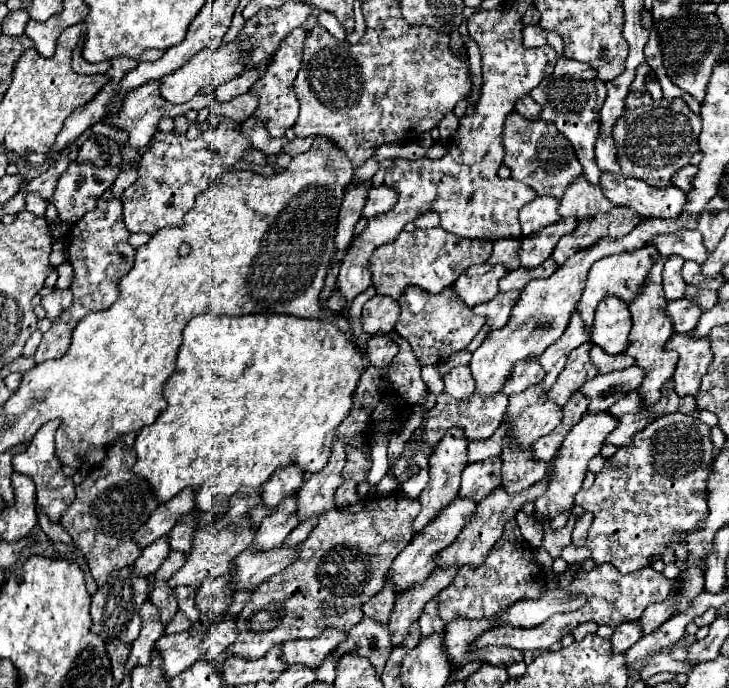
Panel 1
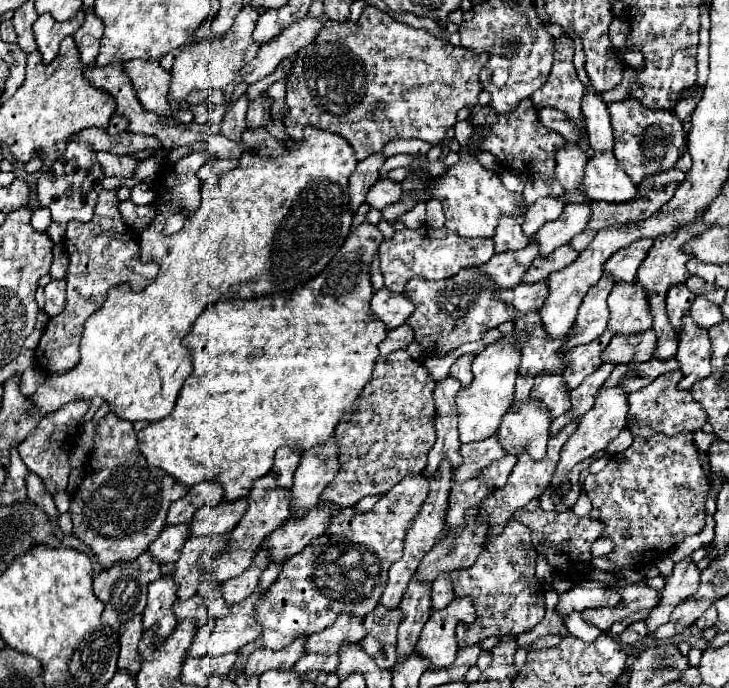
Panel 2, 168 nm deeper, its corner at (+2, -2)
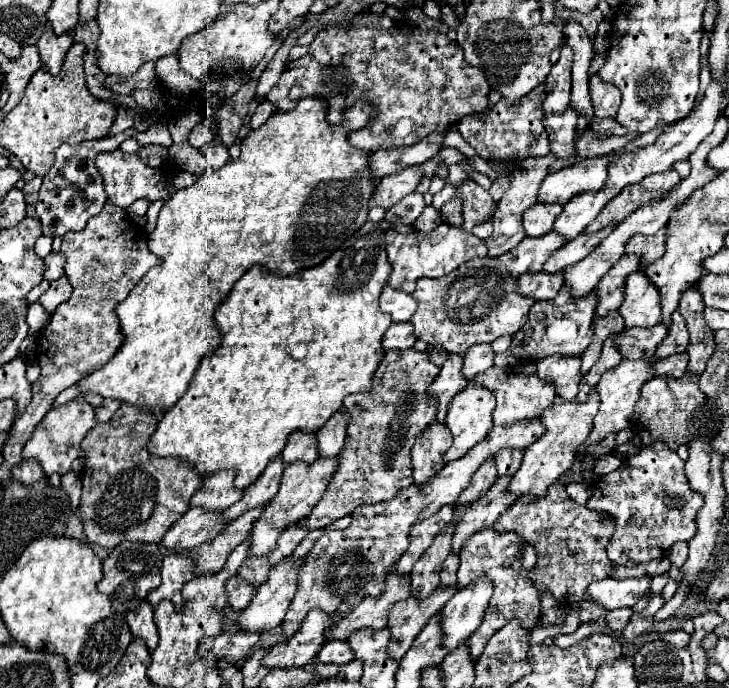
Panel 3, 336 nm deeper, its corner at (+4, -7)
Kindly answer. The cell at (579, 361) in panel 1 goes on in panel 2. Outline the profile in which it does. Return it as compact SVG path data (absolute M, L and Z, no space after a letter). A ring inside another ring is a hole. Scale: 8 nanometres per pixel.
M606 330L594 342L588 342L588 344L582 344L582 346L574 346L574 350L570 350L566 354L568 366L562 372L562 376L566 378L568 390L574 390L588 374L598 370L598 366L602 364L602 352L608 346L608 342L612 340L612 336L614 336L614 332Z

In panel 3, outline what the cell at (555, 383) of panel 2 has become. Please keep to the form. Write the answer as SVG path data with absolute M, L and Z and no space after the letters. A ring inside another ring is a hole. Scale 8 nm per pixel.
M550 355L536 363L536 375L554 385L556 395L564 401L574 401L580 383L580 357Z

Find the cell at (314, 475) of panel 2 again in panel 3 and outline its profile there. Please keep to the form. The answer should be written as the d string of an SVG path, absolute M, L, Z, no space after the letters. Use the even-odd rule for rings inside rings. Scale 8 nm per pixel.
M338 411L316 433L316 439L318 439L318 457L336 457L342 451L344 437L346 437L346 417Z

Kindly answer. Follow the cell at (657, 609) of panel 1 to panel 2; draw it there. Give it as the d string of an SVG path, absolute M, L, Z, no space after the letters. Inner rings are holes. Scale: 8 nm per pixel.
M692 556L684 558L682 562L678 562L672 570L672 574L666 578L666 586L662 590L662 600L656 606L656 610L652 610L652 614L646 618L646 626L650 632L658 630L658 626L666 624L670 620L670 614L674 610L674 606L678 606L682 600L690 598L700 584L700 570L696 568L696 562L692 560Z

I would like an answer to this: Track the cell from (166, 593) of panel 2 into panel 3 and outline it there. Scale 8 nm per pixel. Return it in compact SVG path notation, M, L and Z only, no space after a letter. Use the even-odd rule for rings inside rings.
M174 553L164 559L162 571L160 571L162 585L148 593L148 603L152 603L154 609L164 599L172 601L176 609L180 609L184 605L180 591L182 591L184 583L188 583L192 579L192 573L196 569L194 561L196 561L196 555L192 555L192 553Z

